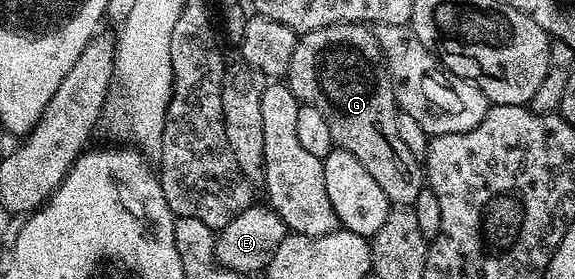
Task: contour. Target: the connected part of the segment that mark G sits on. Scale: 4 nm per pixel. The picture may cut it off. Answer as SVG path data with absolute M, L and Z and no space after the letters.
M341 21L337 25L319 27L315 31L298 36L297 46L291 55L287 84L298 102L319 107L323 119L327 119L334 146L355 155L355 159L359 159L359 163L367 167L367 175L371 175L371 179L379 183L379 188L383 195L387 195L390 206L412 207L415 199L419 199L419 191L423 187L423 165L418 157L407 151L403 138L399 135L399 106L388 72L378 62L377 66L369 57L380 58L381 48L376 32L368 24Z

